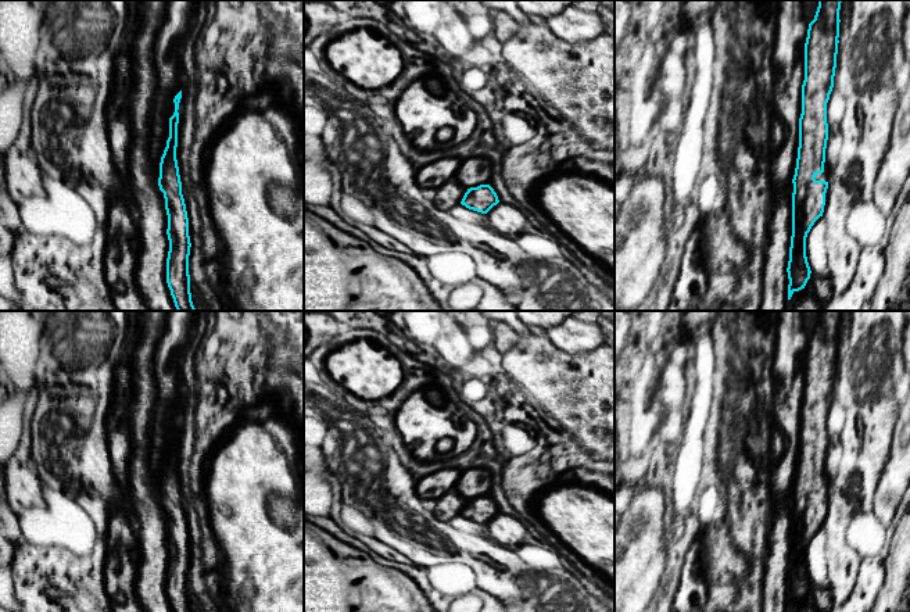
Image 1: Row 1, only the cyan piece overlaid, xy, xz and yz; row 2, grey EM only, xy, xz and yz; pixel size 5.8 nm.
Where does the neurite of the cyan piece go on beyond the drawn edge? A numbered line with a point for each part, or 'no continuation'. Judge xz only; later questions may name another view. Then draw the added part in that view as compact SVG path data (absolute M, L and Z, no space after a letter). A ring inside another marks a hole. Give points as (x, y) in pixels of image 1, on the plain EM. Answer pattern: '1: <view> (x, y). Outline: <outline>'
no continuation

